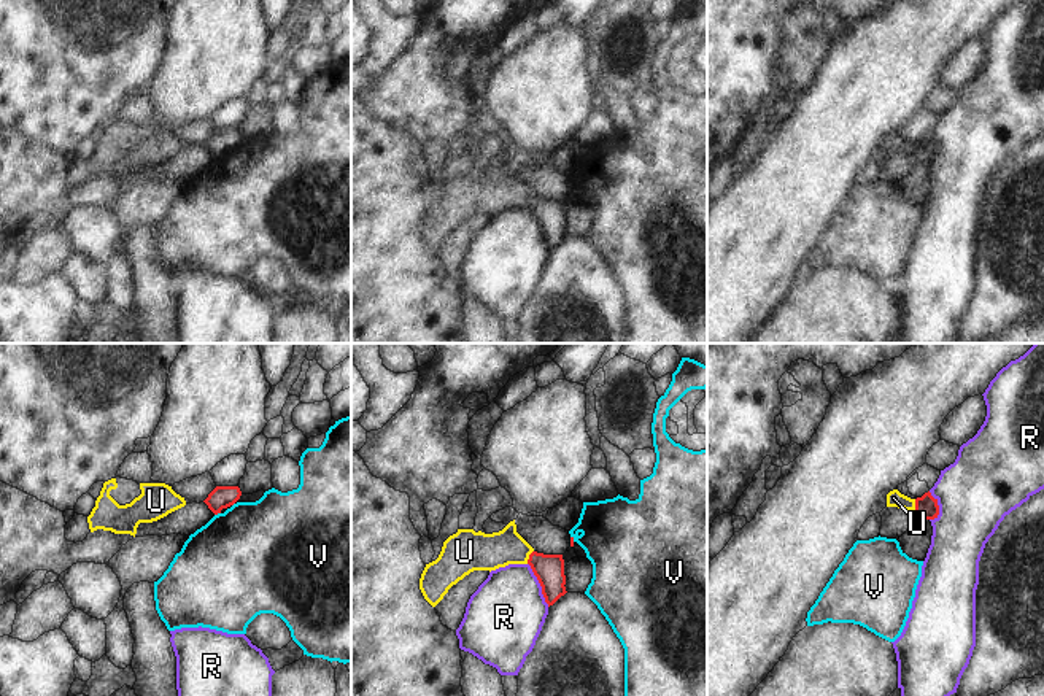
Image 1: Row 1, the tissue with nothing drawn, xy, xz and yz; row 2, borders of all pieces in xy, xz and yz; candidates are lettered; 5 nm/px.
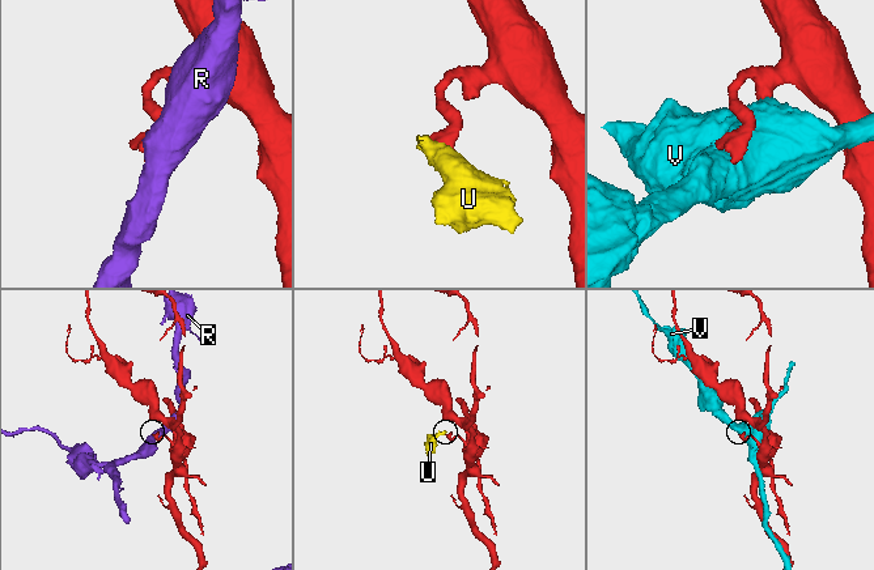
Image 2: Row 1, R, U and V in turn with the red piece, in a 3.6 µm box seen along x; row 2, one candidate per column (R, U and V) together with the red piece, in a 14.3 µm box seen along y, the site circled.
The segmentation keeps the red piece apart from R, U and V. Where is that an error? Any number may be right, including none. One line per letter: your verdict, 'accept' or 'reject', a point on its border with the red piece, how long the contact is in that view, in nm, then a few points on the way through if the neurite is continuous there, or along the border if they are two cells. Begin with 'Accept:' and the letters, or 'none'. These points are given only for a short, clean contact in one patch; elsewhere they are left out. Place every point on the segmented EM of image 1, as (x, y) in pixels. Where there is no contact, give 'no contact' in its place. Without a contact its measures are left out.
Accept: none
R: reject; contact xz (541, 585); length 240 nm
U: reject; contact yz (916, 506); length 70 nm; border yz (914, 499), (916, 512)
V: reject; contact xy (216, 514); length 40 nm

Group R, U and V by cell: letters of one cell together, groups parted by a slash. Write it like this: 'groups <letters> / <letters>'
groups R / U / V

